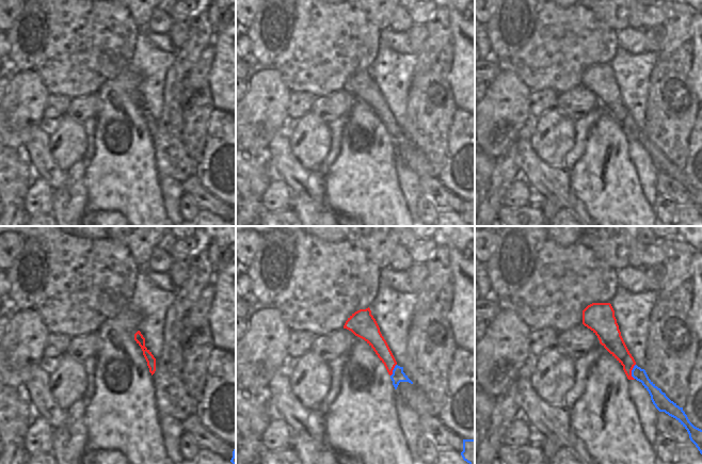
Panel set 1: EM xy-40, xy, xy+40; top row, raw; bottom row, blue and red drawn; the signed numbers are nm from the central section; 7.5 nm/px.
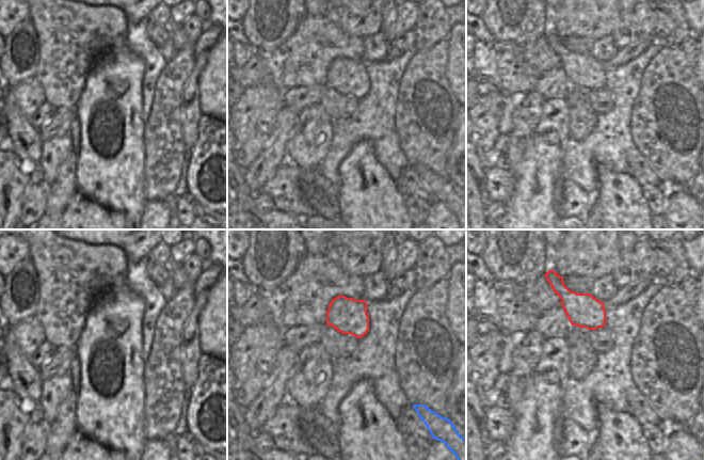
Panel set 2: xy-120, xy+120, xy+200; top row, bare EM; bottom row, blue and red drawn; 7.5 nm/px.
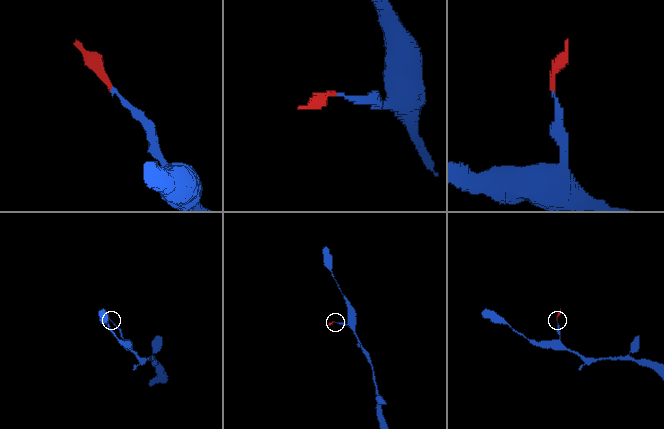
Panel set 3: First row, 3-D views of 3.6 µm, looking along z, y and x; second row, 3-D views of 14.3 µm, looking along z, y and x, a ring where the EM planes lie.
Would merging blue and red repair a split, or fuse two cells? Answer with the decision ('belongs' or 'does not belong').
does not belong

